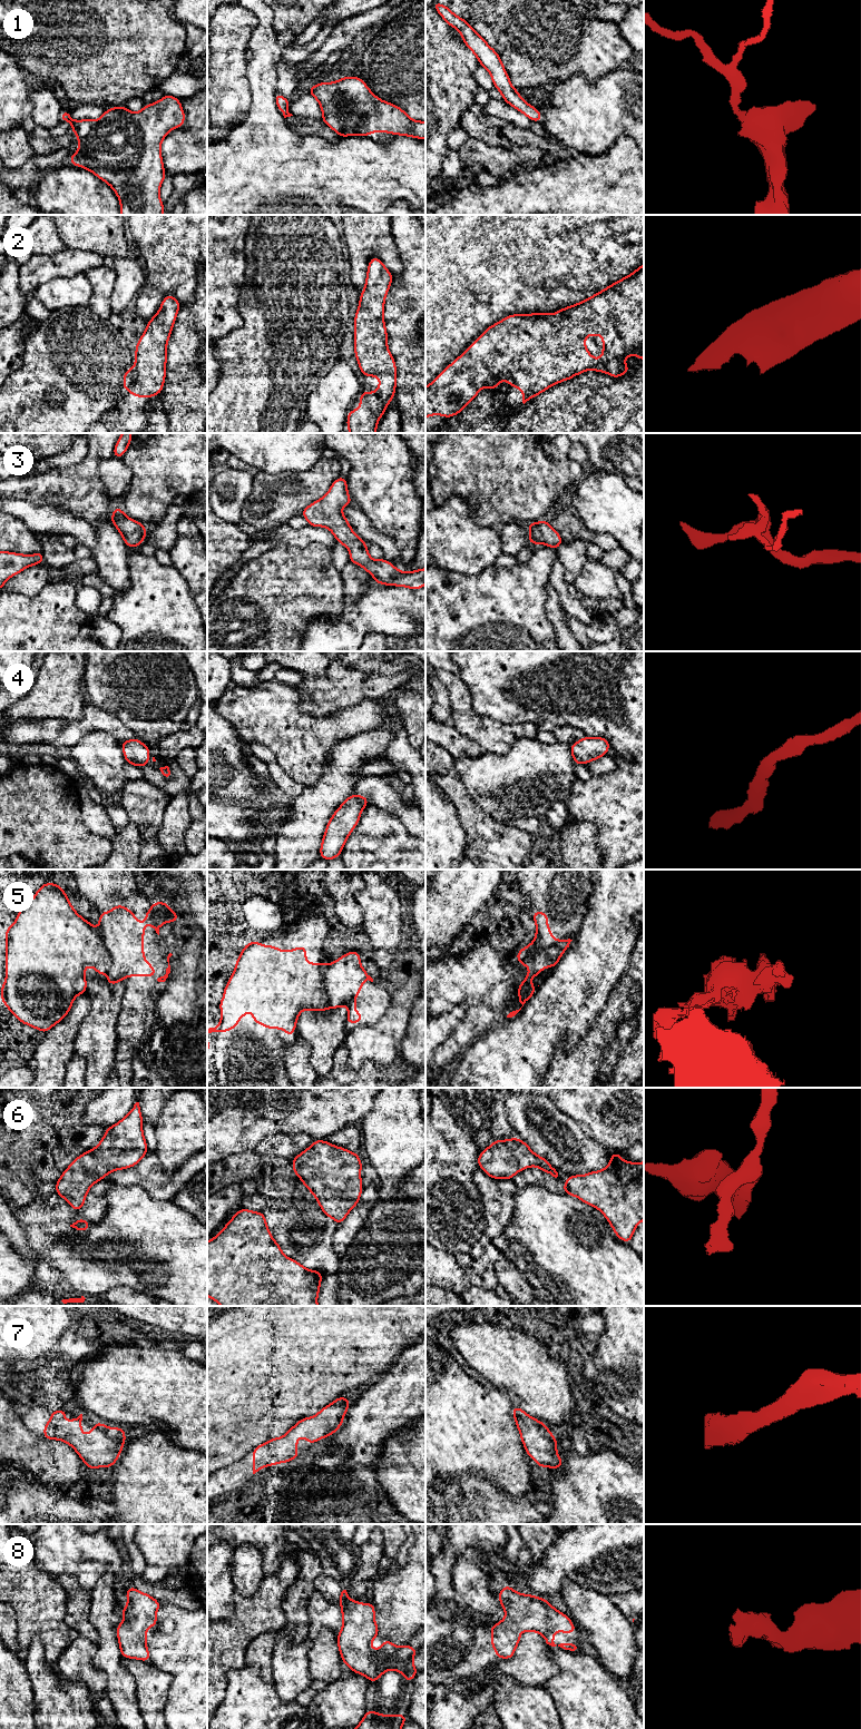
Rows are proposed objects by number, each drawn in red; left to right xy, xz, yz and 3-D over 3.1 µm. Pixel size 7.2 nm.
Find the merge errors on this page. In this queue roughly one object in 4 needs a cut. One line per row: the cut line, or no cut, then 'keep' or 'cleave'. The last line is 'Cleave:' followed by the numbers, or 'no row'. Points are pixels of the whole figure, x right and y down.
1: no cut | keep
2: no cut | keep
3: no cut | keep
4: no cut | keep
5: xz (323, 965), (323, 985), (328, 1008) | cleave
6: no cut | keep
7: no cut | keep
8: no cut | keep
Cleave: 5

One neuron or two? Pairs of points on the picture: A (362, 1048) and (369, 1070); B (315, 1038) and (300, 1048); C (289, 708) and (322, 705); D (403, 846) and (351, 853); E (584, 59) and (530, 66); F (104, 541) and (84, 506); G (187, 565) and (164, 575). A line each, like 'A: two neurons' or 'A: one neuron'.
A: two neurons
B: two neurons
C: two neurons
D: one neuron
E: one neuron
F: two neurons
G: two neurons

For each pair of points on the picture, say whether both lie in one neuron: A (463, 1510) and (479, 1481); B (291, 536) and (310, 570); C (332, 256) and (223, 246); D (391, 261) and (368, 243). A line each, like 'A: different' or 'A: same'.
A: same
B: different
C: different
D: same

